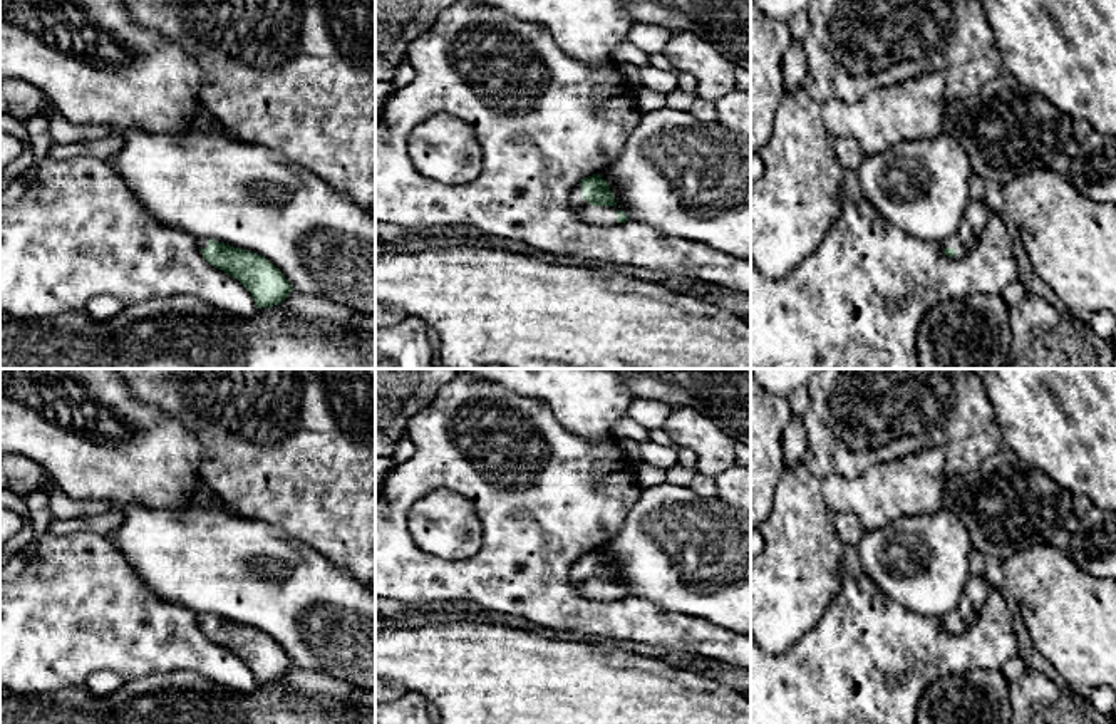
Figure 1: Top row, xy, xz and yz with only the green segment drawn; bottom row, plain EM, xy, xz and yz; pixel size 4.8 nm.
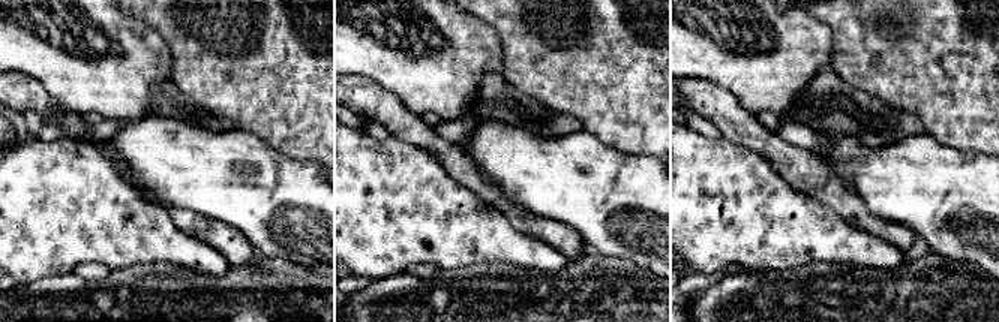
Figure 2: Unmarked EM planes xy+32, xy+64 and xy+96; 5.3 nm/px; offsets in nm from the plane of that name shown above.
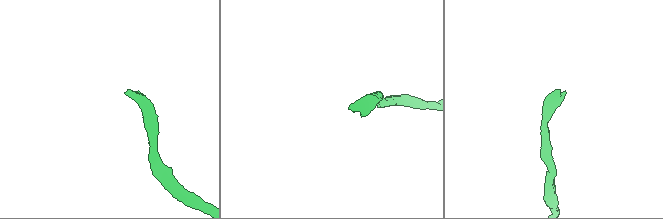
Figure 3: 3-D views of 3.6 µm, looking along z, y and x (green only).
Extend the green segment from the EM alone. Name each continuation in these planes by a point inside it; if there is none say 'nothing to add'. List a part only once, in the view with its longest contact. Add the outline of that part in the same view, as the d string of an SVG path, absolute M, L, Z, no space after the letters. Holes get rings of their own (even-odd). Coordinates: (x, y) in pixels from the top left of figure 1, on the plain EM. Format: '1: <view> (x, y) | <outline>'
1: xz (597, 590) | M581 561L573 565L570 570L571 587L585 598L598 602L613 602L617 600L617 583L615 582L592 582L581 573Z

